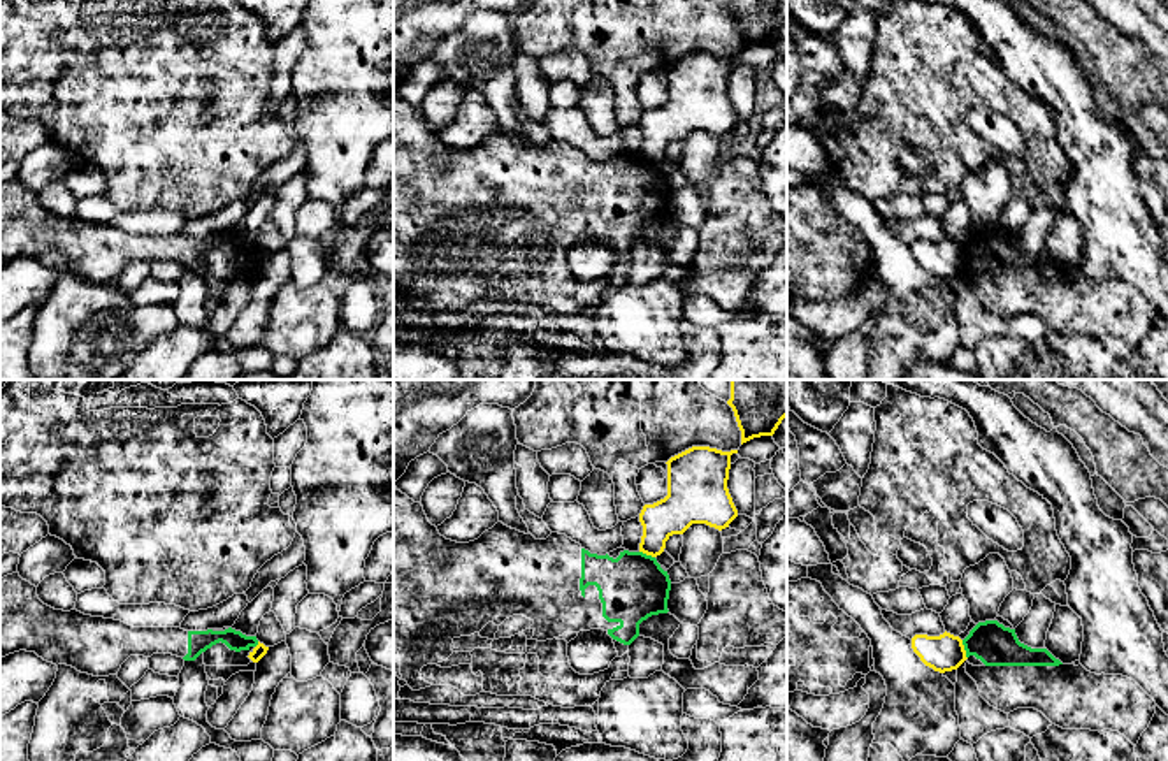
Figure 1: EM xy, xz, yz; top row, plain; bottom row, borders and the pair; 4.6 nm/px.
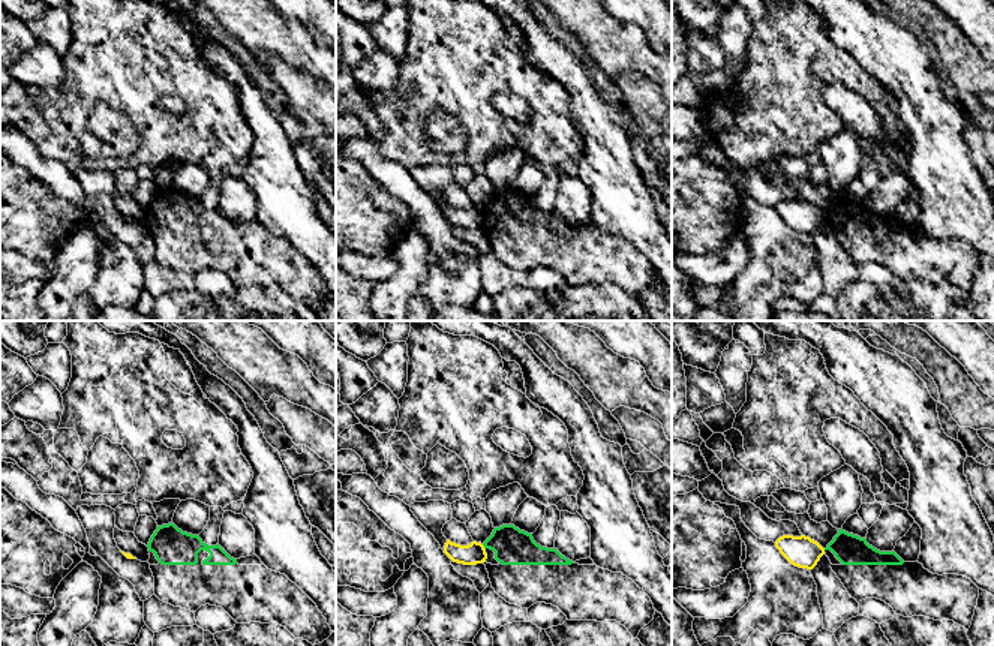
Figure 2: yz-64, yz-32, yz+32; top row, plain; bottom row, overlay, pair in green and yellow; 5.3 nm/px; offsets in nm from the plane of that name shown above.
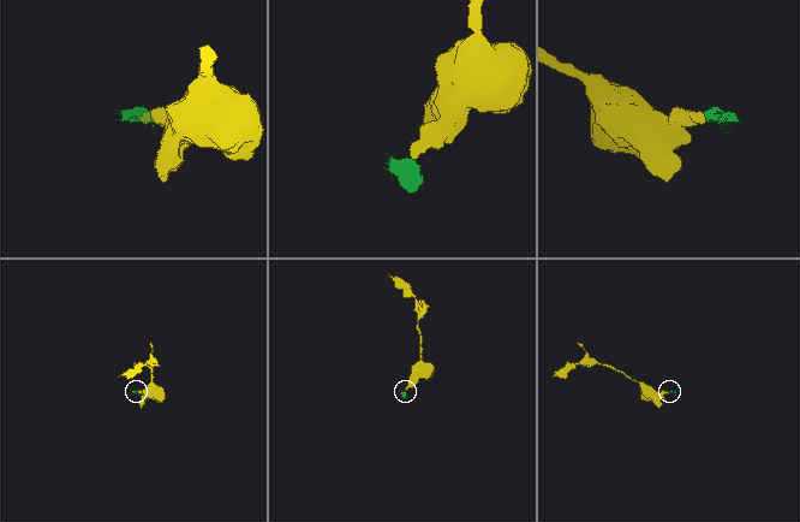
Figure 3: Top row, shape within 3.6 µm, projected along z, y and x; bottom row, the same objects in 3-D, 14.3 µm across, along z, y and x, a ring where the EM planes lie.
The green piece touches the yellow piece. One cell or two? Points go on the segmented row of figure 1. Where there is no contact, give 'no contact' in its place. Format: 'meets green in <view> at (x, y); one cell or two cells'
meets green in yz at (965, 649); two cells

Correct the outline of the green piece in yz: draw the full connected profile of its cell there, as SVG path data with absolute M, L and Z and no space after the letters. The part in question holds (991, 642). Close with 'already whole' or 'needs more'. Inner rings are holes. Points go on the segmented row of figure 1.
M998 620L978 622L963 645L966 673L1005 714L1035 708L1063 729L1112 729L1135 747L1156 714L1156 701L1135 680L1063 664L1047 649L1020 643L1015 629Z | needs more

